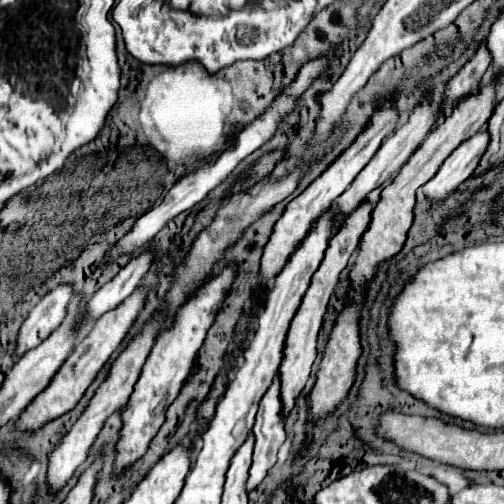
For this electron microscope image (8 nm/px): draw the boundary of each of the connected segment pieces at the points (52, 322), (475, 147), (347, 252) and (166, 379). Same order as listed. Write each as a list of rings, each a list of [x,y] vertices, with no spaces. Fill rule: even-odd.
[[[57,286],[51,290],[27,316],[23,322],[17,340],[15,340],[15,352],[13,358],[21,358],[25,352],[37,348],[61,322],[67,314],[67,304],[71,300],[71,286]]]
[[[487,132],[477,134],[469,140],[465,140],[459,148],[453,150],[453,154],[441,164],[439,172],[423,186],[423,196],[427,200],[441,202],[455,194],[457,186],[469,178],[469,174],[475,170],[481,154],[487,146]]]
[[[365,202],[365,206],[359,206],[351,216],[349,220],[345,220],[345,226],[341,226],[341,232],[337,232],[331,240],[329,240],[329,248],[325,252],[325,258],[319,266],[319,270],[313,274],[313,280],[311,280],[311,286],[305,294],[305,298],[301,300],[301,306],[291,322],[291,328],[287,332],[287,340],[285,340],[285,348],[283,348],[283,360],[281,360],[281,366],[279,366],[279,380],[281,380],[281,416],[283,420],[289,416],[289,412],[293,410],[295,406],[295,398],[301,394],[301,390],[305,388],[307,380],[309,380],[309,374],[311,374],[311,366],[315,362],[315,356],[317,356],[317,334],[321,330],[321,324],[323,324],[323,316],[327,312],[327,306],[329,306],[329,298],[331,294],[335,292],[335,286],[339,282],[339,274],[341,270],[347,266],[349,262],[349,256],[357,250],[359,246],[359,240],[361,240],[361,234],[367,230],[367,224],[369,224],[369,218],[371,218],[371,202]]]
[[[225,264],[221,268],[221,272],[217,272],[207,284],[203,284],[191,298],[189,302],[185,302],[177,316],[173,326],[169,326],[155,342],[143,372],[135,384],[135,390],[129,398],[129,402],[123,406],[121,410],[121,430],[119,430],[119,440],[115,444],[115,464],[113,464],[113,474],[119,476],[123,472],[127,472],[133,462],[137,462],[139,458],[143,458],[143,454],[147,452],[151,440],[155,438],[155,434],[159,432],[161,424],[165,422],[165,412],[171,406],[171,402],[177,398],[187,374],[191,372],[193,360],[199,352],[199,348],[205,342],[205,336],[209,332],[209,328],[215,322],[217,312],[221,310],[231,284],[237,278],[237,264]]]

